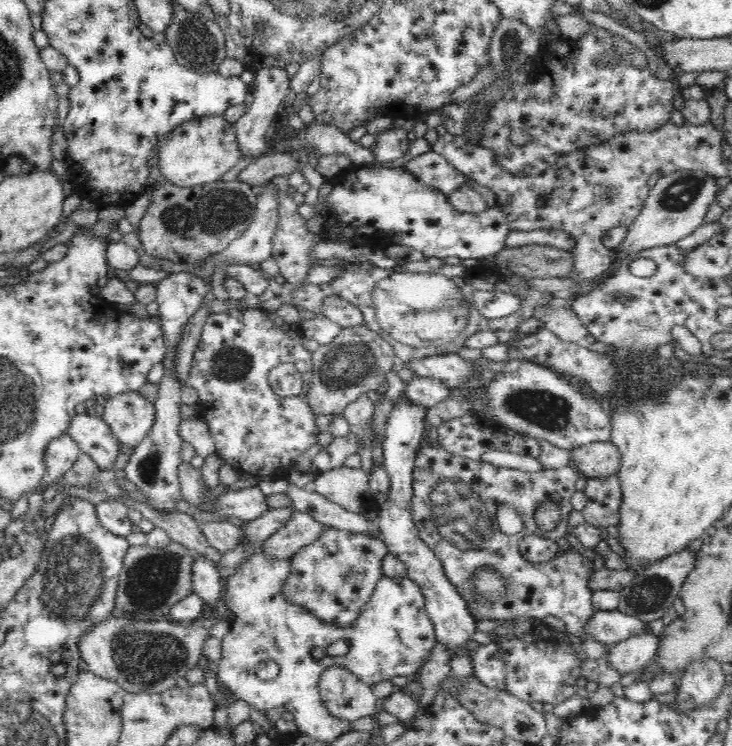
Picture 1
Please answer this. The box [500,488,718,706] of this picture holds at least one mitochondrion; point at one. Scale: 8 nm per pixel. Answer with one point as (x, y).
(648, 596)

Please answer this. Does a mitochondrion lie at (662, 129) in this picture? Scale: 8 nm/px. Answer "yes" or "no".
no

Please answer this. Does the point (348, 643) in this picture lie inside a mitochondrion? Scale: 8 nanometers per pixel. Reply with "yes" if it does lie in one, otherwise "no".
no

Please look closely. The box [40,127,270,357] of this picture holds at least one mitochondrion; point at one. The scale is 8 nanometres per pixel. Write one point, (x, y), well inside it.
(215, 212)

